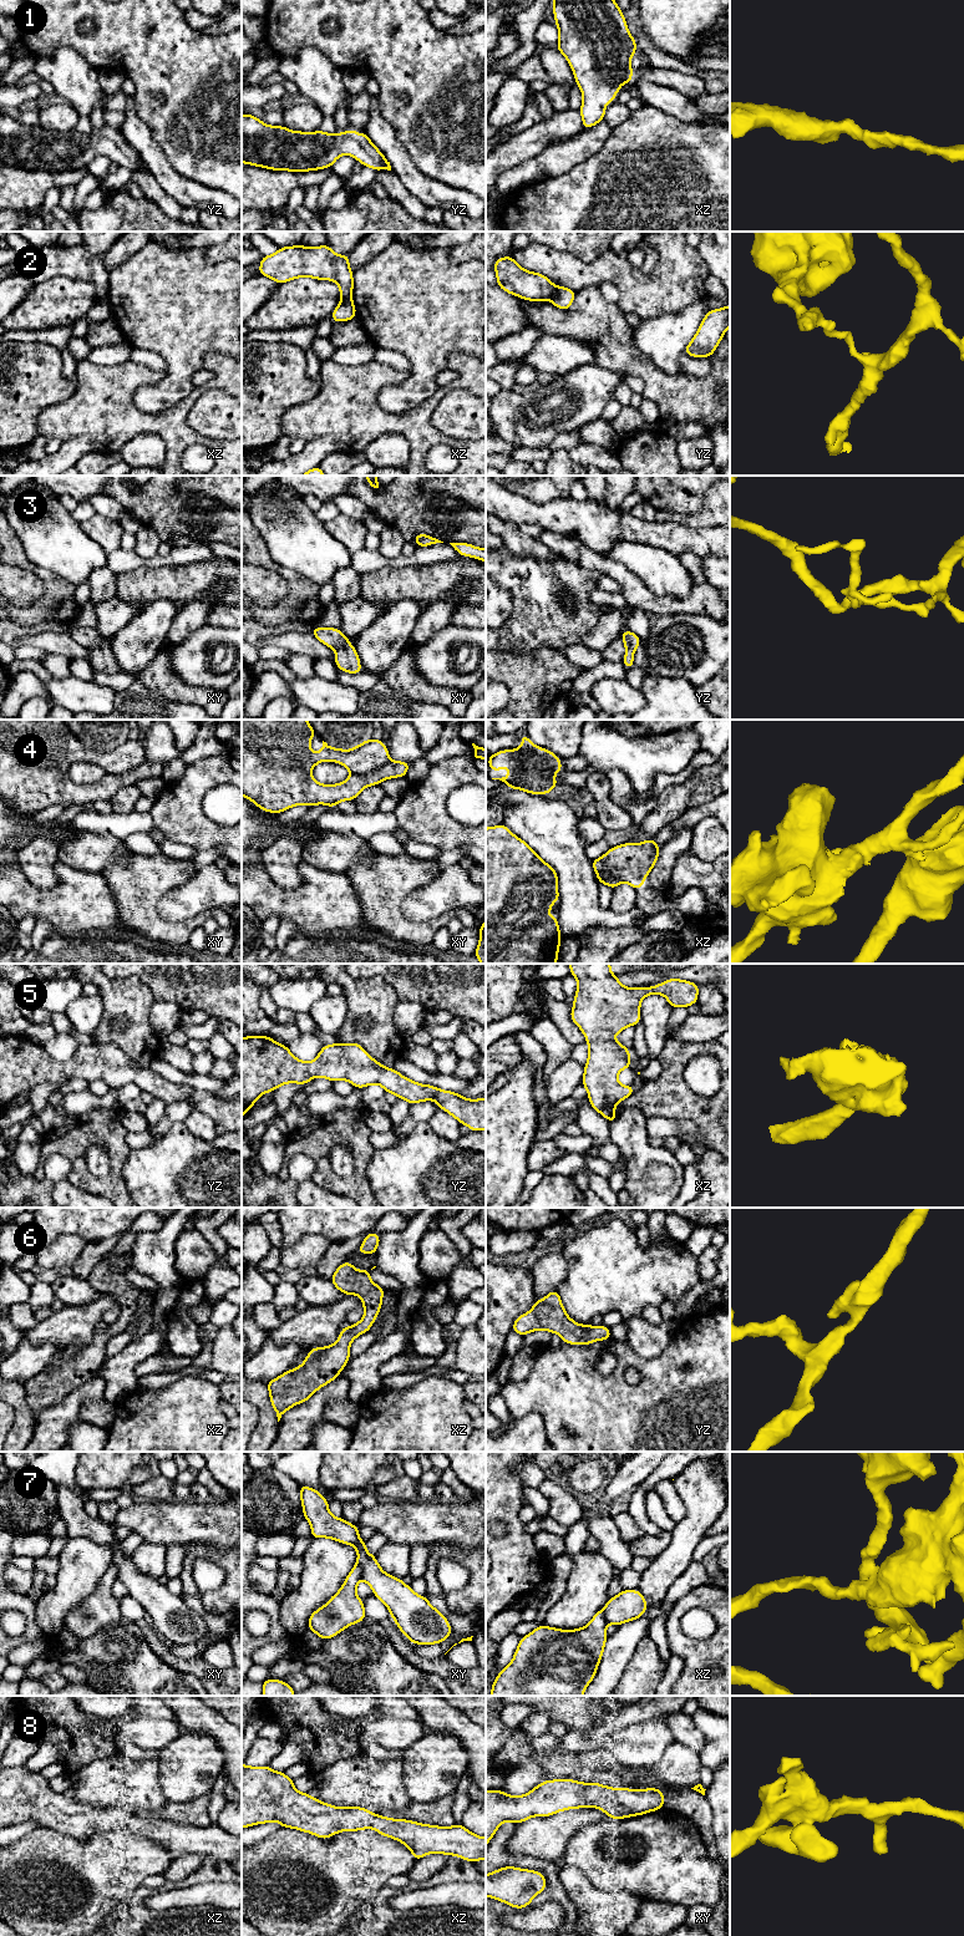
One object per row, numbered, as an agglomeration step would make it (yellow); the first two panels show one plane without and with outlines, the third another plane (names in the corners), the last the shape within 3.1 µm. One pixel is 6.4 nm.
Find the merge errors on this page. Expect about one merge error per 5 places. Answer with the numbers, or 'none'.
2, 7

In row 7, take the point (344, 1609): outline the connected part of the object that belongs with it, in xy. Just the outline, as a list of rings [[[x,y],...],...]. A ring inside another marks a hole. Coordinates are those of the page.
[[[356,1562],[340,1590],[310,1615],[308,1628],[320,1638],[330,1640],[346,1627],[366,1620],[364,1602],[356,1594],[360,1580],[361,1569]]]

